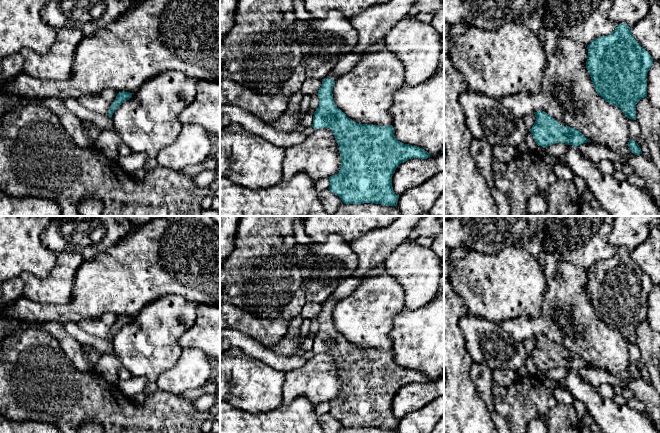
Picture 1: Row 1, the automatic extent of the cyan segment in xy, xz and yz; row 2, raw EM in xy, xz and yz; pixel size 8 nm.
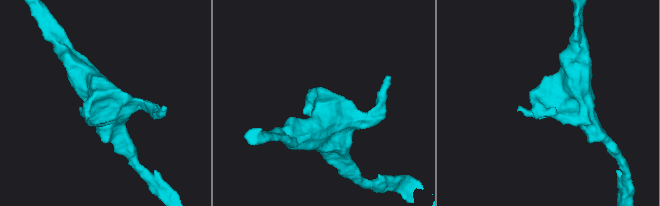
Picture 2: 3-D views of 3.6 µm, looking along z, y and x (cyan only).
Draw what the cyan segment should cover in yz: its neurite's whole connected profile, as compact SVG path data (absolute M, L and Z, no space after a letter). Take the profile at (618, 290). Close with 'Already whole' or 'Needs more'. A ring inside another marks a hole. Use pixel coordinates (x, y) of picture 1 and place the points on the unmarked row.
M624 247L618 248L611 258L593 264L587 273L586 292L597 318L619 331L627 342L636 344L636 328L647 321L647 297L653 288L651 279L639 269L631 252Z. Already whole

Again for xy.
M119 316L113 326L113 328L110 330L108 340L112 341L114 335L125 325L129 324L132 321L133 317L129 316Z. Already whole

